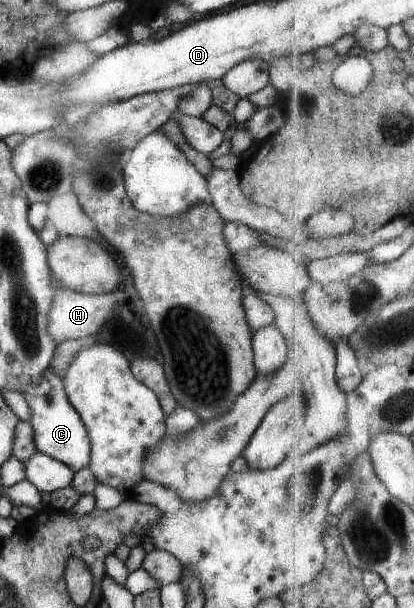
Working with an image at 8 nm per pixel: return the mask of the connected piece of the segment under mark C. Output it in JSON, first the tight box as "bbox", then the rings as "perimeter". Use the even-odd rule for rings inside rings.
{"bbox":[21,364,89,472],"perimeter":[[[51,364],[45,366],[37,384],[27,384],[21,394],[31,412],[31,418],[27,420],[27,424],[31,426],[31,432],[33,432],[31,436],[33,436],[33,446],[36,452],[63,462],[73,472],[85,468],[89,464],[89,438],[81,418],[69,404],[59,376],[53,372]]]}

